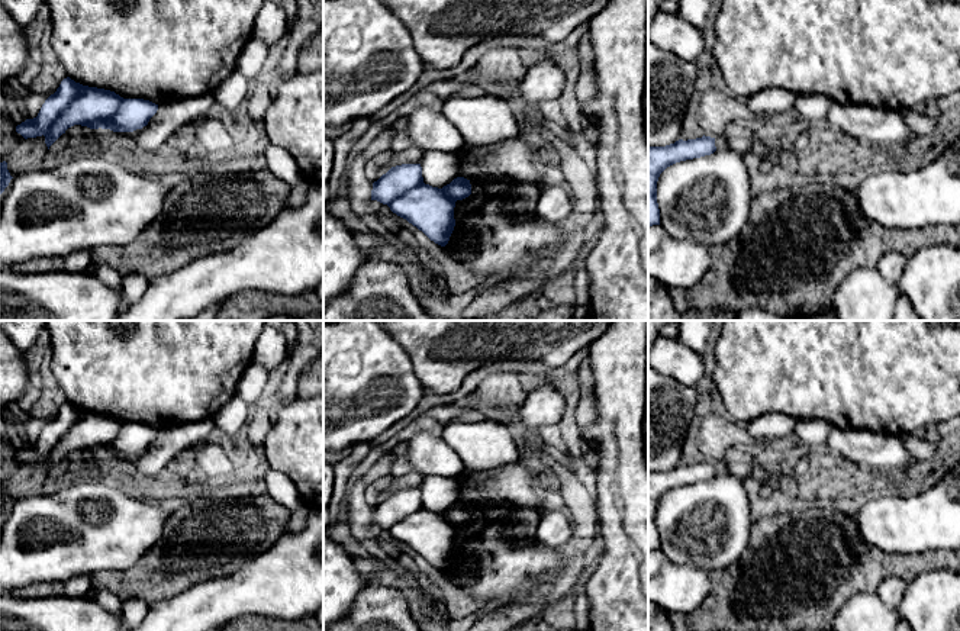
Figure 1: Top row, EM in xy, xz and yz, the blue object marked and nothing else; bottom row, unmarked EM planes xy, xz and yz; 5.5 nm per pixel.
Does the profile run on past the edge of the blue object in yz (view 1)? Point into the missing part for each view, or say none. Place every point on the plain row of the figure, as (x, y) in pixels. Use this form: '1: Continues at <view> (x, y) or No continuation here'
1: No continuation here

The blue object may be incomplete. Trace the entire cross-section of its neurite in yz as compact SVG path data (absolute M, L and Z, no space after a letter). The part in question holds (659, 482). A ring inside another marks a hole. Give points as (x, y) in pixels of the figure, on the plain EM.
M715 463L679 464L666 471L648 471L648 553L660 550L657 528L657 506L660 499L670 490L711 480L716 476Z

